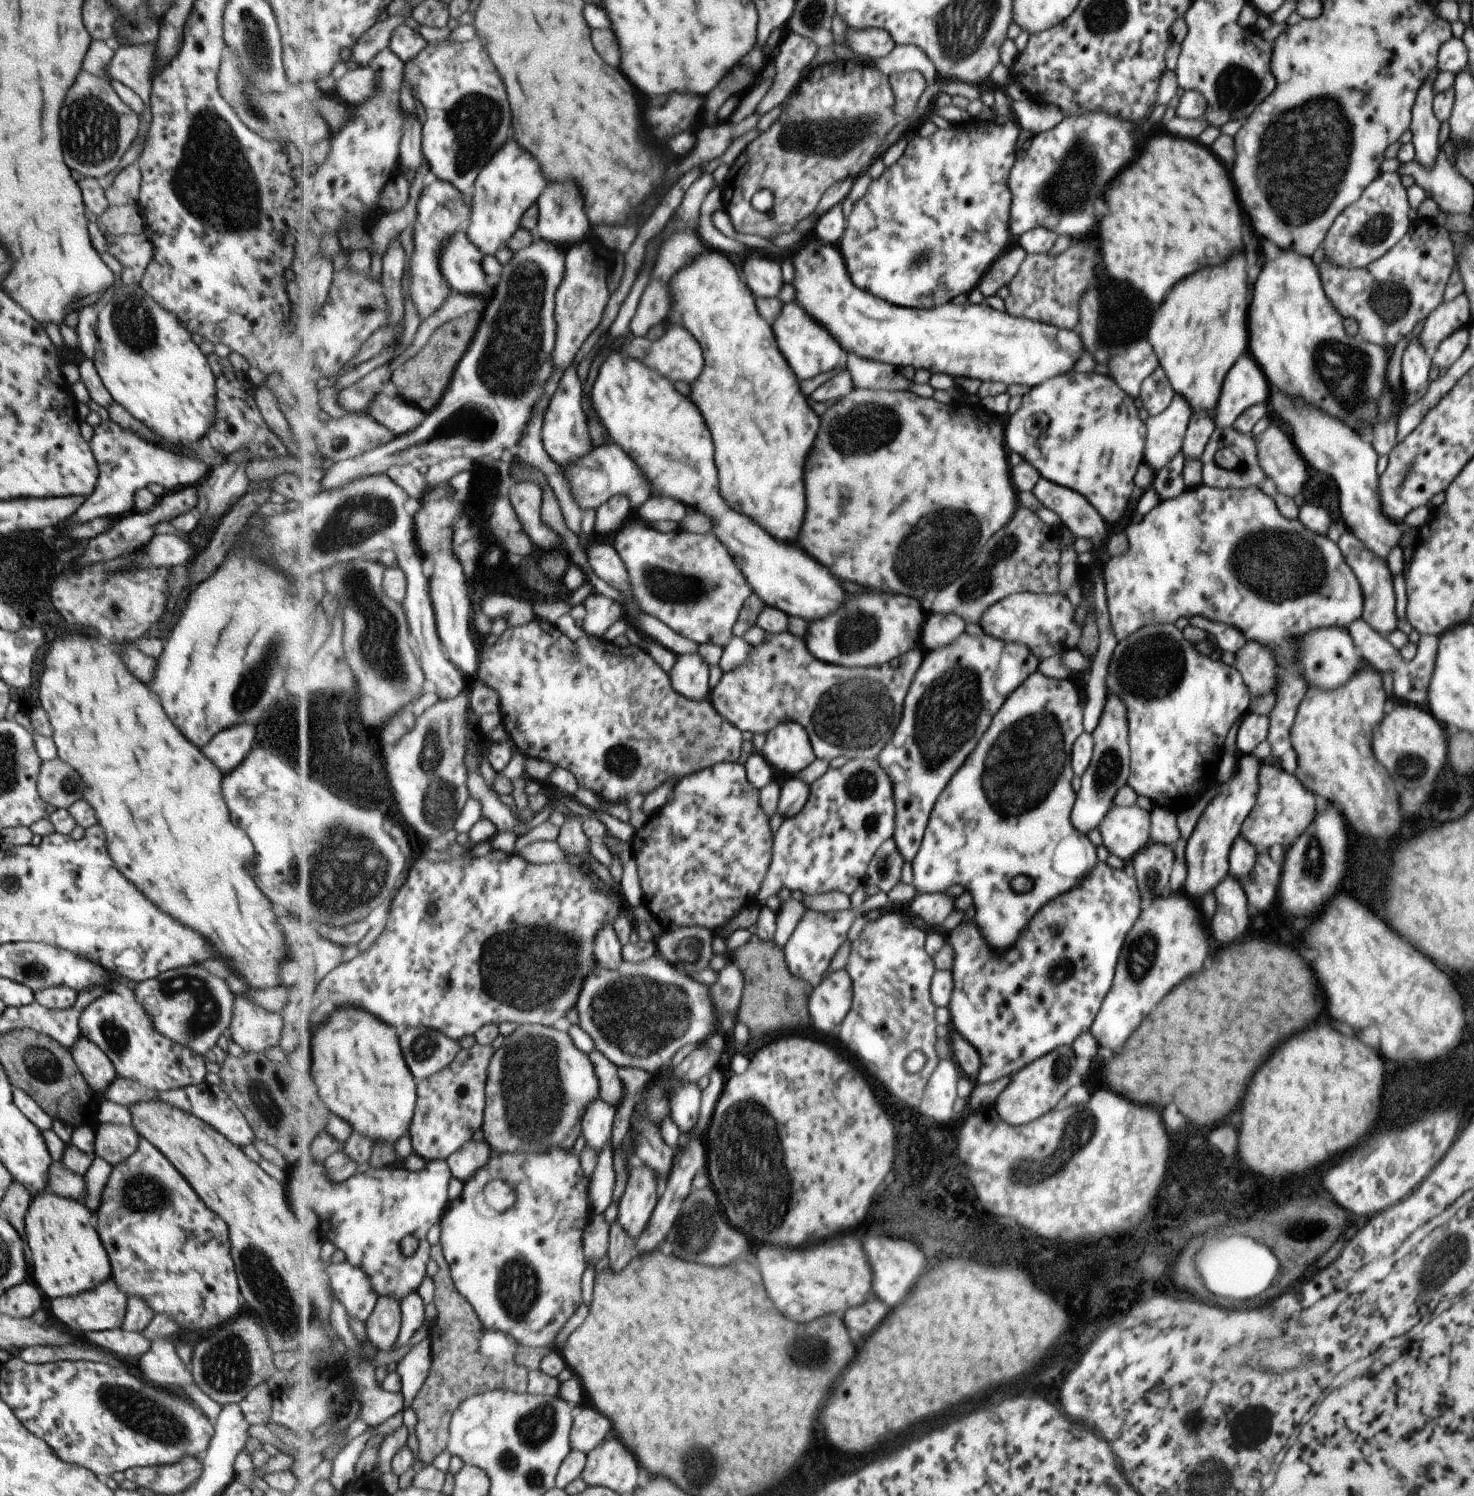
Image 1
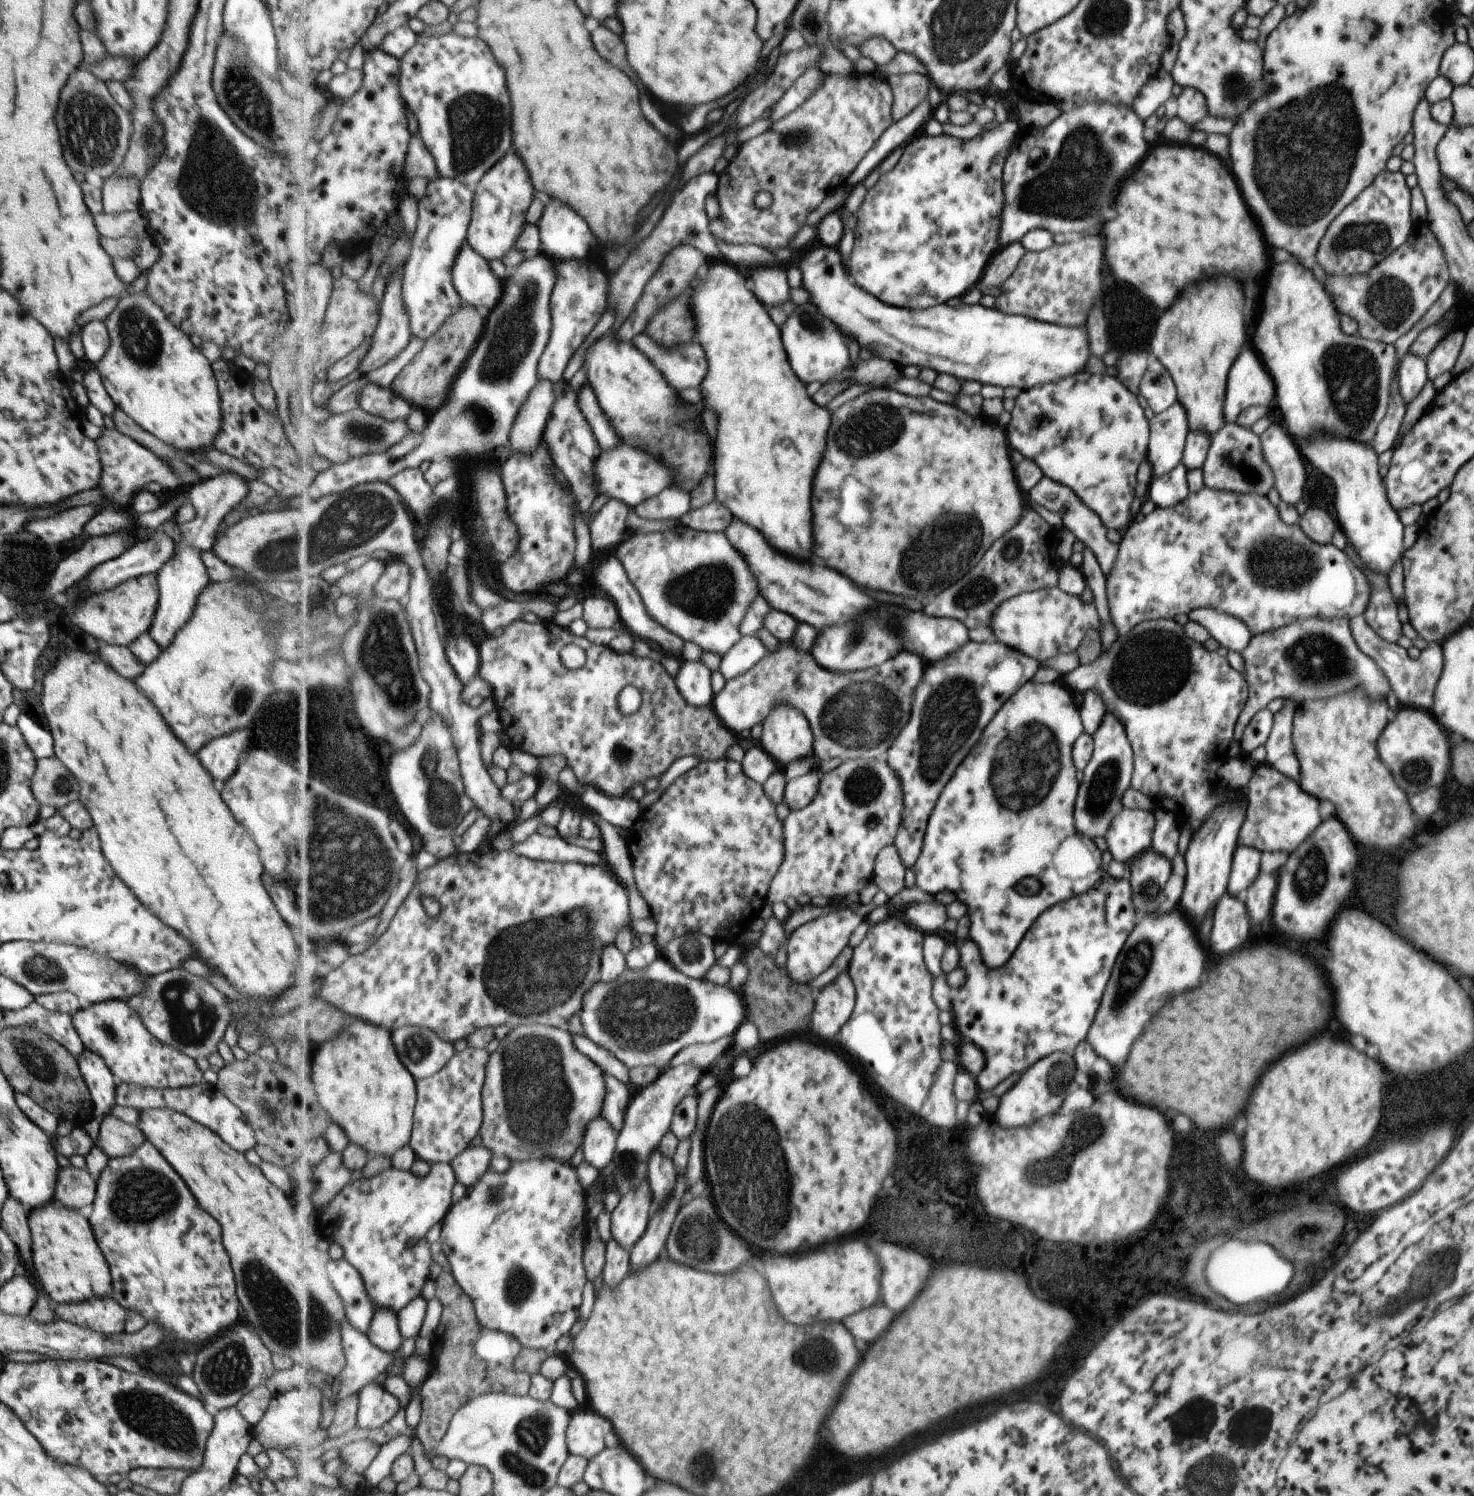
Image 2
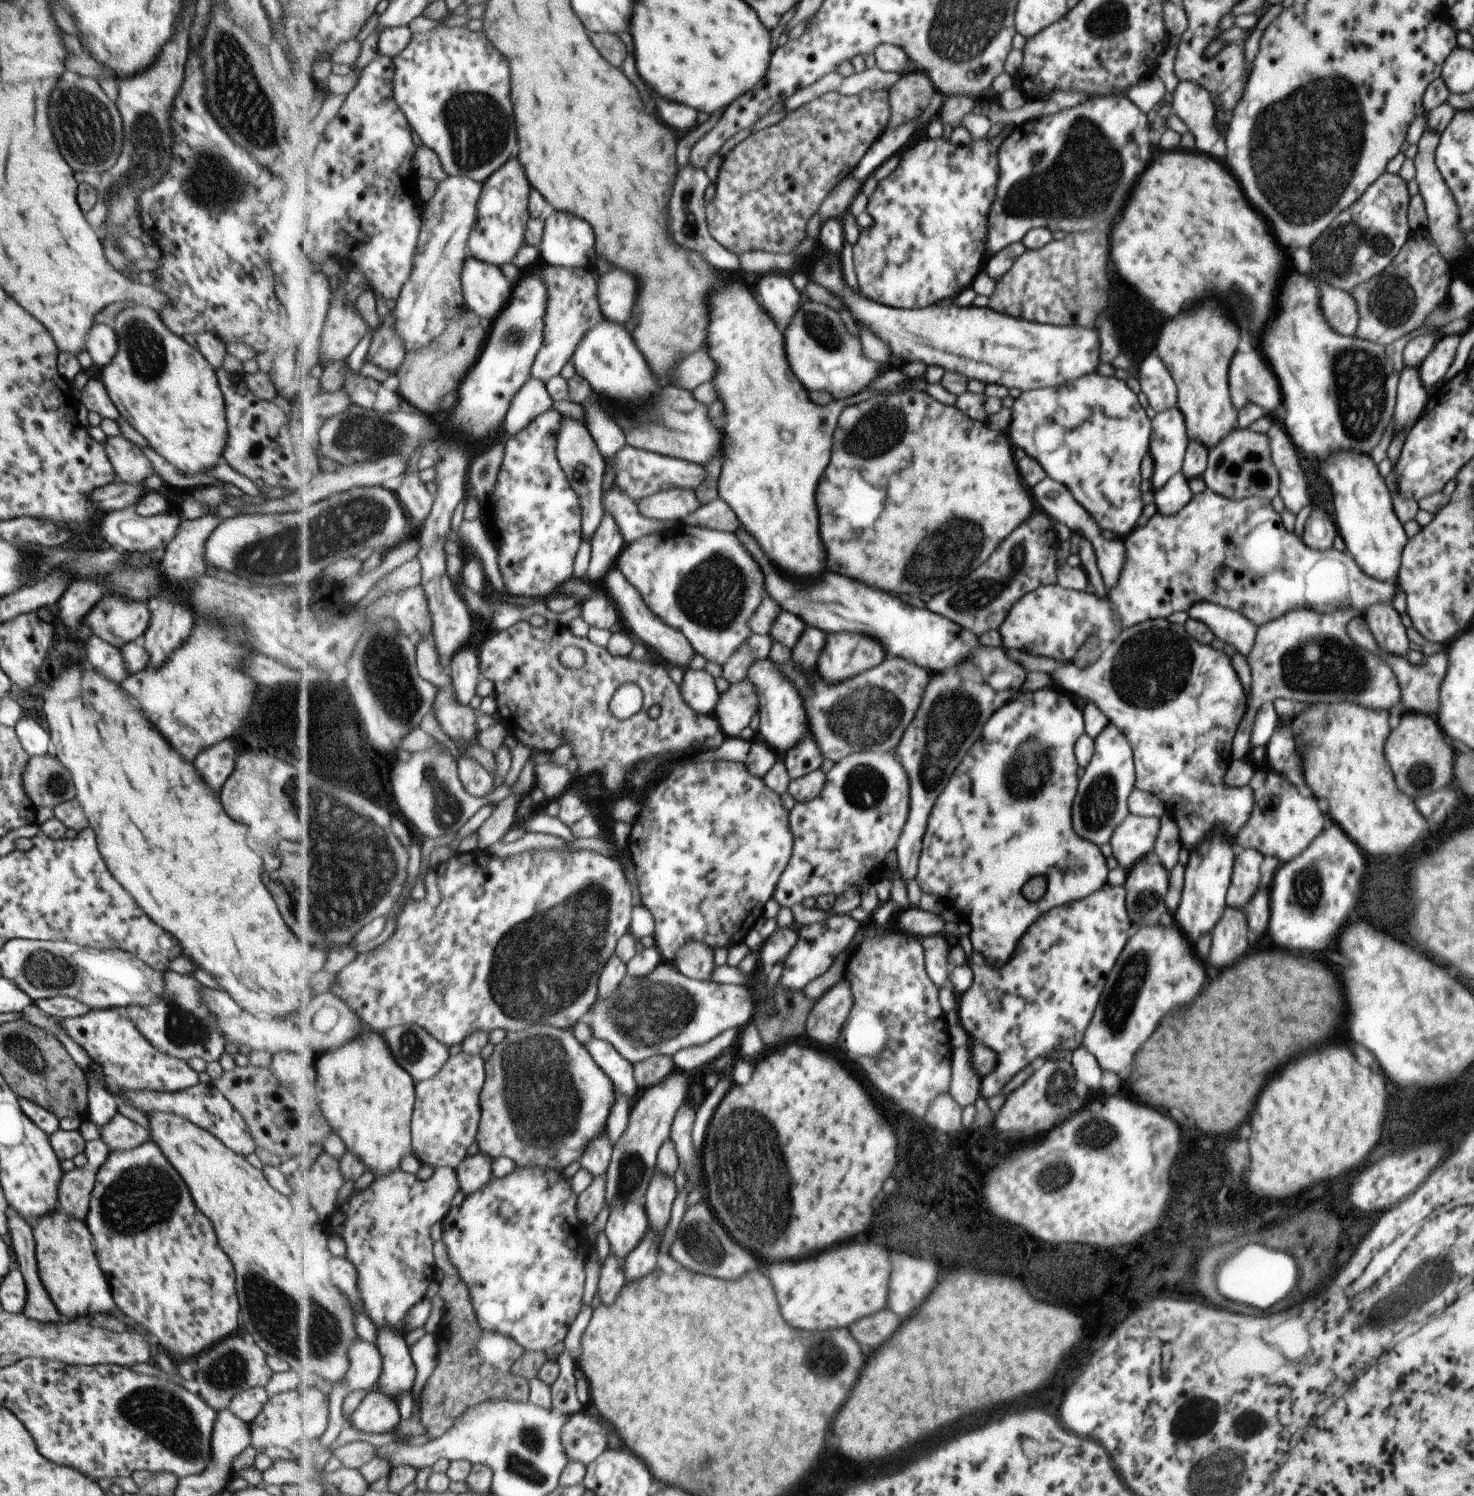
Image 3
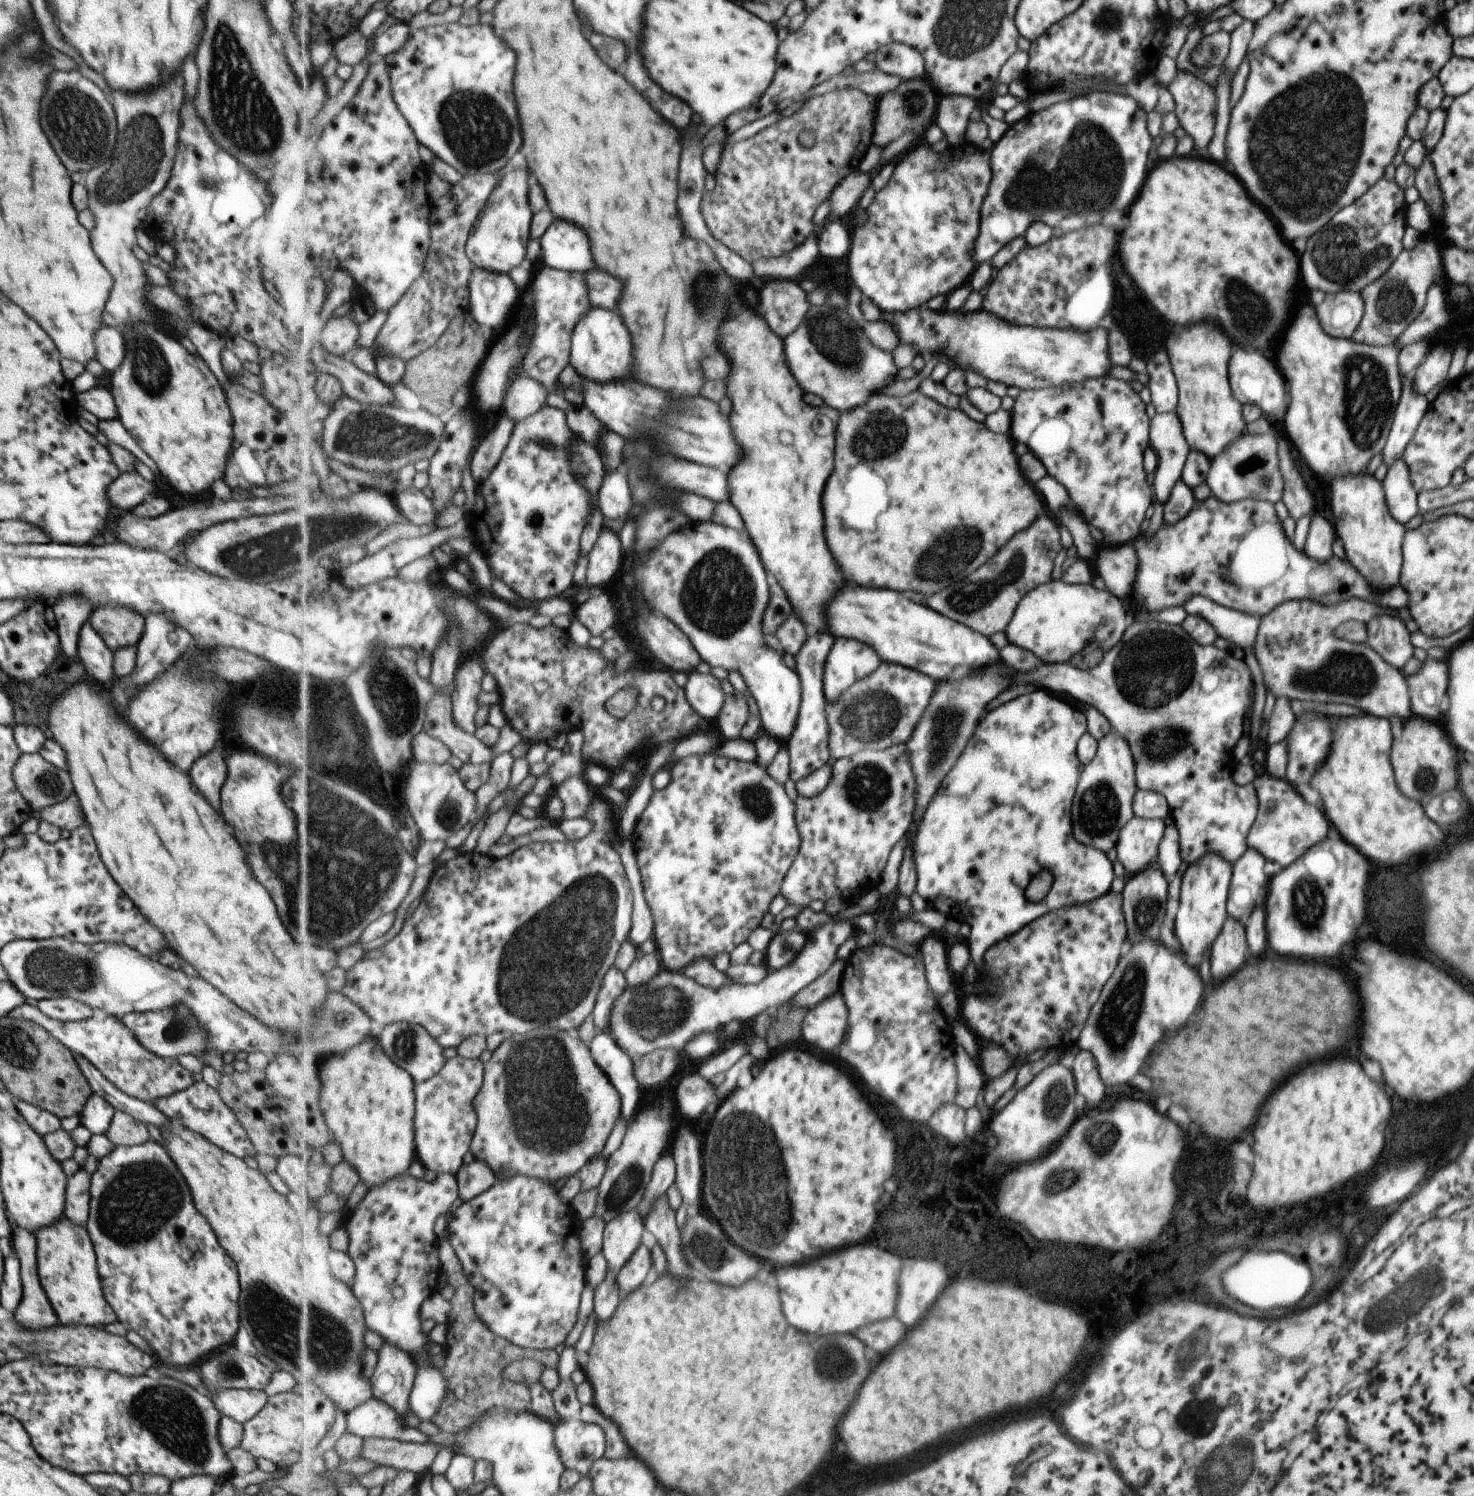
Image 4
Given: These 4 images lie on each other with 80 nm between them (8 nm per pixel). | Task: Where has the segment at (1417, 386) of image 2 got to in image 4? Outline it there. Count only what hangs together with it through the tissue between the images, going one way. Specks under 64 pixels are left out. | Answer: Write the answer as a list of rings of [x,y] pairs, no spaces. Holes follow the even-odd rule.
[[[1409,376],[1403,377],[1403,380],[1405,382],[1401,388],[1401,396],[1395,406],[1395,414],[1393,414],[1391,426],[1381,450],[1381,463],[1386,464],[1387,468],[1402,455],[1430,401],[1429,396],[1421,396],[1411,390]]]

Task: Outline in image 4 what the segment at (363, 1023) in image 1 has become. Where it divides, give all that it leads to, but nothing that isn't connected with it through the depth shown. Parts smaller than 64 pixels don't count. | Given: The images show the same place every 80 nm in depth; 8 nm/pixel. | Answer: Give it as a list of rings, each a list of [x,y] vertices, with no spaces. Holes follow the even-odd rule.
[[[369,1040],[365,1044],[359,1044],[339,1054],[337,1058],[335,1054],[329,1056],[327,1062],[325,1062],[325,1057],[319,1057],[319,1070],[315,1064],[310,1075],[315,1079],[318,1088],[318,1098],[311,1099],[313,1101],[313,1122],[319,1122],[317,1118],[321,1118],[321,1122],[327,1121],[333,1140],[341,1145],[345,1160],[358,1168],[360,1178],[368,1184],[368,1190],[371,1187],[389,1183],[391,1179],[408,1175],[409,1166],[413,1164],[413,1161],[418,1161],[418,1148],[415,1140],[416,1082],[411,1073],[397,1066],[387,1056],[387,1052],[379,1046],[377,1040]]]

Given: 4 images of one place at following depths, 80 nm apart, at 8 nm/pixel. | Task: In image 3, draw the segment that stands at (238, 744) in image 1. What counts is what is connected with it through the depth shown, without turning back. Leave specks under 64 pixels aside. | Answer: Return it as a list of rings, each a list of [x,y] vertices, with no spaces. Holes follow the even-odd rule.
[[[231,738],[223,739],[199,752],[199,756],[193,760],[197,772],[203,776],[203,782],[217,794],[219,788],[231,770],[233,770],[233,758],[236,753]]]

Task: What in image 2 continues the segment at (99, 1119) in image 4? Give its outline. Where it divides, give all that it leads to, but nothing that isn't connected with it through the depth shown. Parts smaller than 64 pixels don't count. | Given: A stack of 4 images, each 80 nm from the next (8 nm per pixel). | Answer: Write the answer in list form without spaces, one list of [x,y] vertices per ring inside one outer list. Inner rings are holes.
[[[85,1048],[76,1056],[76,1061],[92,1100],[93,1117],[105,1118],[109,1107],[115,1103],[113,1095],[116,1083],[112,1072],[99,1055]]]

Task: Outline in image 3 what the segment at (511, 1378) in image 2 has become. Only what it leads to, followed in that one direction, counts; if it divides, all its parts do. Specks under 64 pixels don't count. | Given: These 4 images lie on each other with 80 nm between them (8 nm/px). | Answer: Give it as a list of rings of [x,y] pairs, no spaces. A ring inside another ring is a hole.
[[[444,1240],[435,1243],[434,1253],[437,1268],[444,1274],[440,1282],[439,1297],[444,1301],[443,1314],[435,1337],[440,1348],[439,1364],[429,1385],[425,1388],[425,1398],[419,1416],[429,1439],[438,1439],[454,1427],[454,1422],[468,1408],[491,1399],[512,1399],[526,1403],[531,1396],[531,1379],[514,1371],[515,1361],[527,1351],[518,1340],[511,1340],[511,1352],[503,1356],[503,1344],[499,1344],[499,1356],[483,1360],[479,1348],[483,1340],[503,1340],[500,1332],[487,1331],[478,1323],[470,1289],[460,1277],[458,1268],[453,1264]]]

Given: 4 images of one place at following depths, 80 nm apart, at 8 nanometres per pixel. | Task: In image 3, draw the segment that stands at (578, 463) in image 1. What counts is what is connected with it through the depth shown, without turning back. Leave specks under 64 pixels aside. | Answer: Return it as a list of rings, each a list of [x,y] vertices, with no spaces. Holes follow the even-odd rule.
[[[625,446],[615,460],[611,461],[613,472],[615,472],[615,486],[623,488],[623,492],[627,492],[633,500],[669,490],[669,488],[697,488],[703,482],[705,476],[705,468],[701,464],[693,464],[681,458],[671,458],[671,456],[661,456],[655,452],[647,452],[647,450],[639,450],[633,446]]]

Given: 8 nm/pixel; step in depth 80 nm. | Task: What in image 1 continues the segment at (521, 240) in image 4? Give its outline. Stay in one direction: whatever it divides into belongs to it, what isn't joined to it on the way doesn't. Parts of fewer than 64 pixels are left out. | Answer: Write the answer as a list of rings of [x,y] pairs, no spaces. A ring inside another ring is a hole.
[[[515,140],[509,144],[482,171],[474,185],[472,216],[467,234],[482,254],[495,256],[497,250],[507,247],[507,242],[522,227],[523,216],[539,201],[547,188],[547,178],[539,160]]]

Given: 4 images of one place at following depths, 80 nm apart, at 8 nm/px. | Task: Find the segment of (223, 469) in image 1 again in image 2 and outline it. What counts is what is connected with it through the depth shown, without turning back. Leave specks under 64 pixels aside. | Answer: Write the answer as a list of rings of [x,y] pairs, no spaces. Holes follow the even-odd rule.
[[[221,472],[219,476],[213,476],[209,480],[203,480],[203,482],[197,482],[197,484],[191,486],[187,498],[189,498],[189,502],[195,508],[195,518],[189,524],[179,526],[181,540],[177,542],[175,556],[157,572],[159,602],[157,602],[153,626],[151,626],[151,630],[148,630],[148,634],[151,634],[151,638],[159,644],[159,648],[165,648],[171,642],[173,634],[189,618],[191,608],[193,608],[193,602],[195,602],[199,590],[207,584],[205,568],[203,568],[201,558],[199,558],[197,552],[211,548],[213,534],[215,534],[221,518],[235,504],[239,504],[243,496],[245,496],[245,482],[243,482],[243,477],[237,476],[235,472]]]

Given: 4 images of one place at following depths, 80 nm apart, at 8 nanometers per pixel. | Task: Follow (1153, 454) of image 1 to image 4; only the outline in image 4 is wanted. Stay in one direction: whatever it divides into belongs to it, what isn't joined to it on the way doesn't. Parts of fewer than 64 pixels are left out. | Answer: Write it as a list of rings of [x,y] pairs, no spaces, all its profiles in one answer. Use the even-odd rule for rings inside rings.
[[[1175,410],[1155,413],[1151,418],[1150,445],[1156,454],[1152,484],[1156,499],[1163,504],[1173,483],[1181,478],[1190,450]]]

